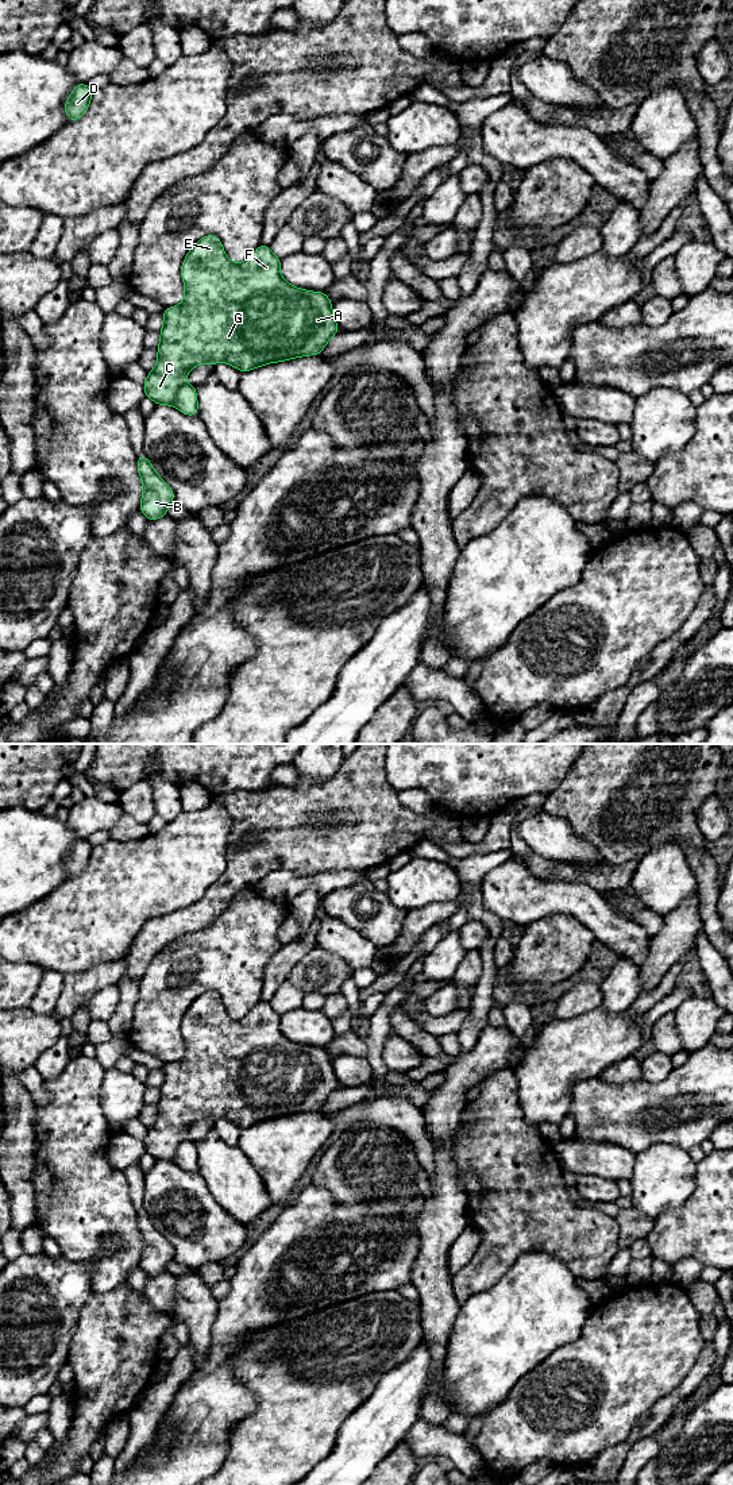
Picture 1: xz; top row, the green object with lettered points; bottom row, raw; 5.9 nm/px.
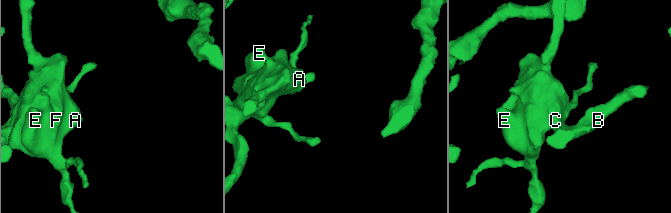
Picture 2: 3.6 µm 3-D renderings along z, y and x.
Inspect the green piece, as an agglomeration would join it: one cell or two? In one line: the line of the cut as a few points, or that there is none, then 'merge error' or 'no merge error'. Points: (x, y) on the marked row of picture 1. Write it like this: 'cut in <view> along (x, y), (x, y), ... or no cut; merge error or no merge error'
cut in xz along (184, 382), (170, 404); merge error

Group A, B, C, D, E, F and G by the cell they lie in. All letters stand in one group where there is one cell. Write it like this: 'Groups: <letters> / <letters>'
Groups: A C E F G / B D

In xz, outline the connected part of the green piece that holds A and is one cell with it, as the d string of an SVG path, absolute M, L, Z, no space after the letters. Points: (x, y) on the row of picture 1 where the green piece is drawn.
M207 235L184 258L181 277L185 298L180 305L162 312L165 323L159 331L158 362L143 382L146 397L157 405L174 402L189 370L194 366L225 362L246 373L266 363L320 355L329 339L340 331L328 296L324 292L308 292L288 284L281 275L281 259L273 254L270 246L261 244L247 261L234 263L227 258L219 236Z

